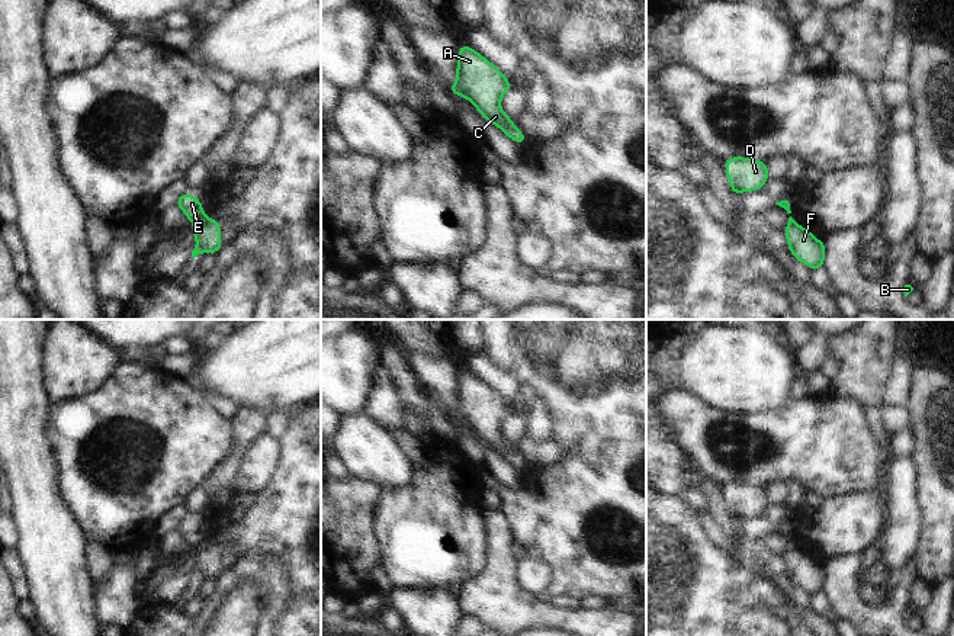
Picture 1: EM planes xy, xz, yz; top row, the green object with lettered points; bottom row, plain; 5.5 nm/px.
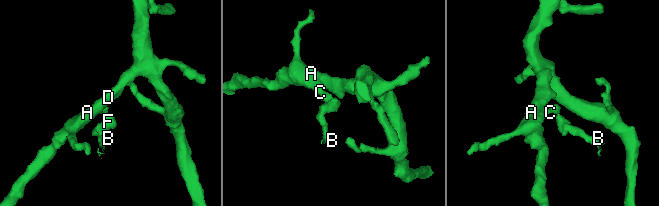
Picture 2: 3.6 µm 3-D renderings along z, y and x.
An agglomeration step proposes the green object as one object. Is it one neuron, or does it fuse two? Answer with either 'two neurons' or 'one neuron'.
two neurons

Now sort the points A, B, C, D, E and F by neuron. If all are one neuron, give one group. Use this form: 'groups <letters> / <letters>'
groups A C D E / B F

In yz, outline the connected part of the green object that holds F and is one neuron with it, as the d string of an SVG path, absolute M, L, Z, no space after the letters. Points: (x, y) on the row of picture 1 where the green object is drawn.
M791 216L783 231L791 256L809 269L820 272L826 257L826 244L816 238L807 228L799 225Z

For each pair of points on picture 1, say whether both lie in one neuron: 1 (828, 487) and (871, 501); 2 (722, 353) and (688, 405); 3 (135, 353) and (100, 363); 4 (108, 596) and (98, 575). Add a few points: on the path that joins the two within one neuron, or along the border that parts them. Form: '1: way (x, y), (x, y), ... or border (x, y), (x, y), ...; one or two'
1: border (880, 481), (867, 491), (835, 494), (825, 498); two
2: border (678, 385), (690, 389), (707, 404), (725, 411); two
3: border (116, 356), (121, 362); two
4: border (118, 559), (96, 585); two

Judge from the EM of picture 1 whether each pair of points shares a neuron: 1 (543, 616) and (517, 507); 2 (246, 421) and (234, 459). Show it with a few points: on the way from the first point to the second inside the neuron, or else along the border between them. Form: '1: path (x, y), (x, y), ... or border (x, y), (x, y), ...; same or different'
1: border (507, 519), (511, 537), (520, 552); different
2: path (244, 430), (237, 450); same

